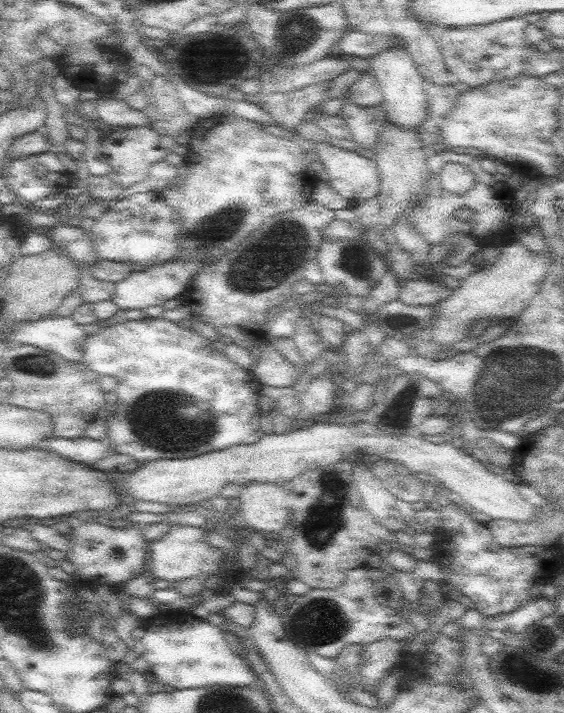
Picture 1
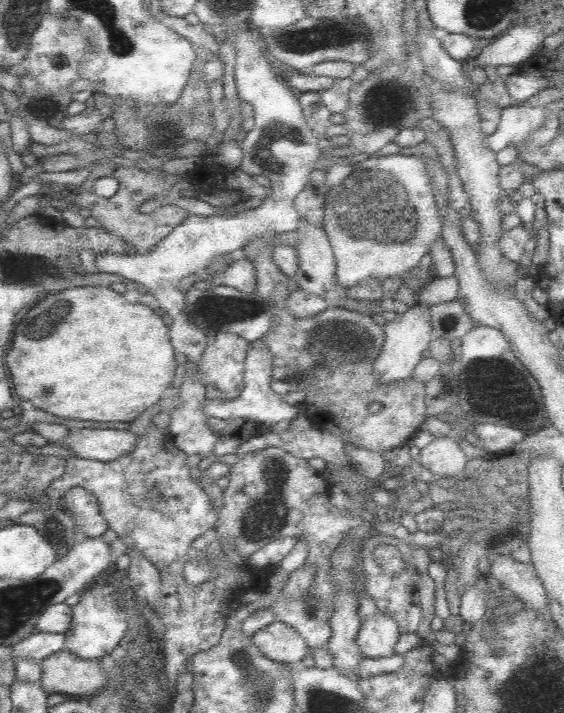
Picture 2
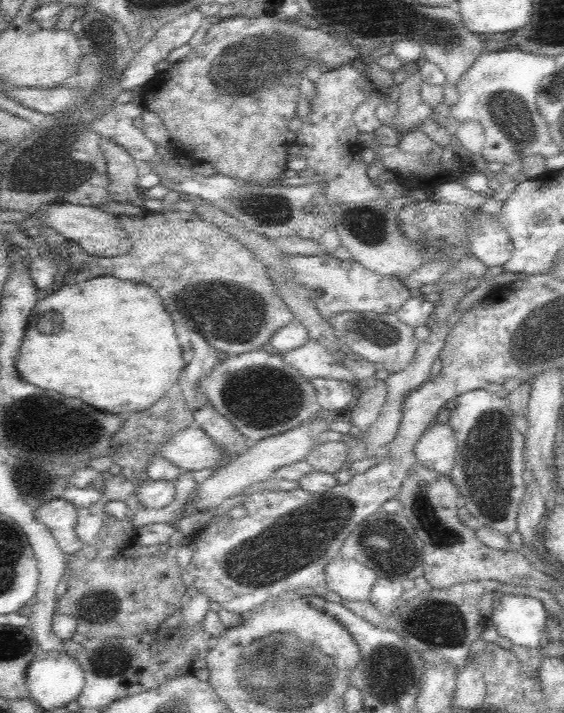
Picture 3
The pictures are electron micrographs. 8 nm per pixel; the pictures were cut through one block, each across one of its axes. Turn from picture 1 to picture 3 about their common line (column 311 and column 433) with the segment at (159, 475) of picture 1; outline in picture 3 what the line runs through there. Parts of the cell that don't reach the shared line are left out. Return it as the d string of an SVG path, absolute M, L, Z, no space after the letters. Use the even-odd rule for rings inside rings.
M446 423L432 426L416 444L417 462L422 467L450 475L455 466L457 441L453 429Z

